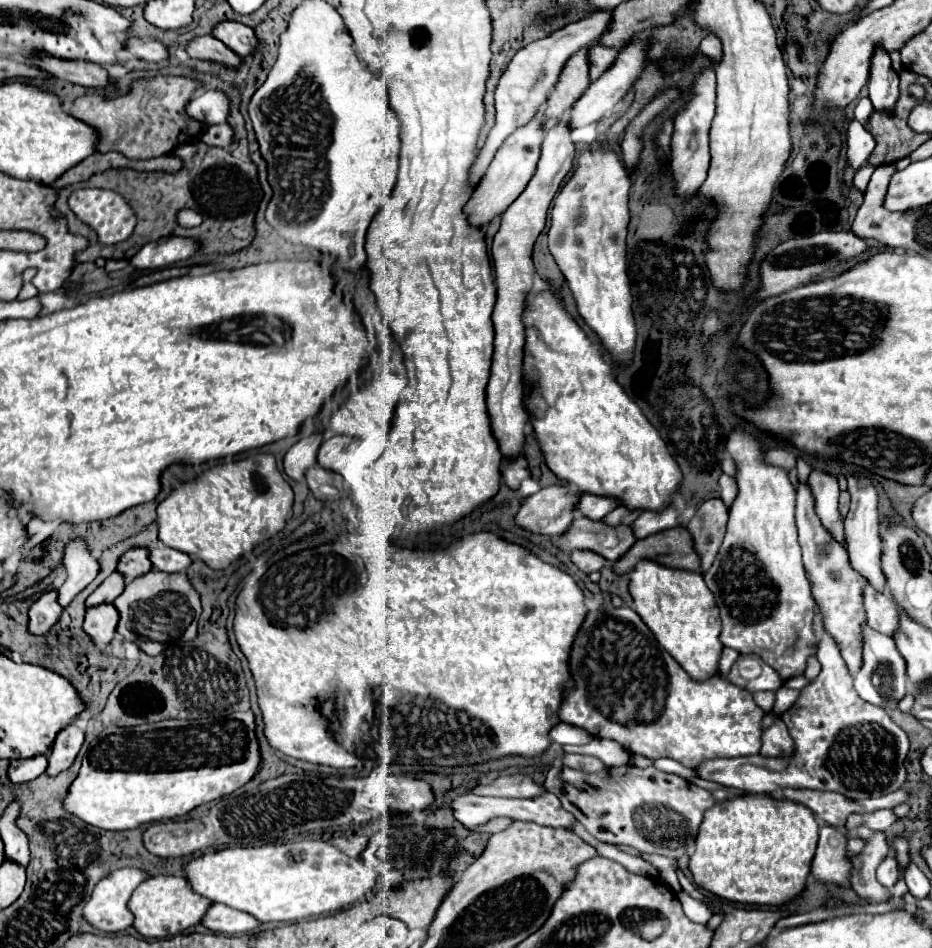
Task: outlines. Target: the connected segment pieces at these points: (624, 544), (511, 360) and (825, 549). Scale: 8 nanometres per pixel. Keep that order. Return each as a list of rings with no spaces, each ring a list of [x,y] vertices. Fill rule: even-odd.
[[[576,516],[572,528],[554,540],[554,544],[564,550],[592,550],[608,560],[622,558],[638,538],[632,526],[608,526],[602,520],[590,520],[586,516]]]
[[[558,122],[546,132],[544,144],[542,144],[542,156],[536,168],[536,174],[528,182],[526,190],[520,194],[516,202],[502,214],[502,226],[498,234],[494,236],[492,244],[492,258],[496,268],[496,286],[498,286],[498,300],[494,306],[494,360],[492,360],[492,374],[486,388],[488,394],[488,412],[492,420],[492,430],[498,438],[502,456],[508,454],[522,454],[524,446],[524,426],[528,422],[528,414],[522,404],[524,386],[522,386],[522,348],[524,348],[524,324],[522,314],[526,306],[526,296],[532,290],[534,282],[534,264],[532,264],[532,246],[538,238],[538,234],[544,228],[548,206],[560,188],[560,182],[572,168],[574,160],[574,142],[570,138],[568,122]]]
[[[798,482],[796,490],[796,524],[804,566],[812,582],[812,596],[822,614],[824,628],[838,640],[848,672],[854,676],[856,670],[860,670],[860,622],[866,622],[862,606],[862,590],[866,586],[866,580],[852,570],[848,554],[844,554],[844,550],[840,550],[840,546],[836,546],[836,542],[832,542],[832,538],[824,534],[824,526],[820,526],[820,520],[816,518],[812,492],[806,482]]]

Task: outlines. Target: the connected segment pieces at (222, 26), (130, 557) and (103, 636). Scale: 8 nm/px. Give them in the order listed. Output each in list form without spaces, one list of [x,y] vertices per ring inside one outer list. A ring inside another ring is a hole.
[[[230,20],[220,22],[212,34],[216,38],[220,38],[238,56],[250,56],[258,46],[258,38],[256,38],[254,30],[244,24],[238,24],[238,22],[230,22]]]
[[[136,546],[132,550],[128,550],[118,564],[122,574],[128,574],[128,580],[134,580],[146,572],[152,570],[152,562],[150,562],[150,550]]]
[[[112,602],[100,604],[100,606],[90,606],[86,610],[84,632],[90,634],[96,644],[108,644],[116,636],[118,620],[120,620],[120,614]]]

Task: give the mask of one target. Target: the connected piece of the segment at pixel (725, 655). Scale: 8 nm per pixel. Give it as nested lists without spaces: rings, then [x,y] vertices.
[[[724,646],[724,650],[722,650],[722,656],[720,656],[720,672],[724,672],[726,676],[728,676],[728,672],[730,672],[730,666],[734,664],[734,660],[738,658],[740,654],[736,652],[736,650],[732,650],[732,648],[726,648]]]

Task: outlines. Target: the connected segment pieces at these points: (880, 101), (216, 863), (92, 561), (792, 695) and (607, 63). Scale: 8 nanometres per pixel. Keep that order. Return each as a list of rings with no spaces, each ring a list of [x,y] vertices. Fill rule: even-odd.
[[[876,54],[876,58],[872,58],[872,74],[868,90],[874,110],[892,114],[900,90],[898,90],[898,74],[892,70],[888,54]]]
[[[320,840],[266,844],[260,848],[224,848],[192,858],[182,870],[196,894],[210,902],[244,910],[262,924],[298,922],[332,914],[364,900],[376,886],[374,868]]]
[[[74,538],[66,544],[64,566],[68,578],[60,586],[60,606],[68,606],[72,598],[82,592],[100,572],[100,562],[96,556],[92,556],[92,550],[84,538]]]
[[[780,688],[776,692],[776,702],[774,702],[774,712],[782,714],[784,710],[788,710],[788,706],[792,706],[798,698],[800,690],[790,690],[790,688]]]
[[[596,46],[596,50],[592,50],[592,70],[590,70],[590,78],[598,80],[616,60],[618,52],[616,50],[604,50],[604,46]]]

